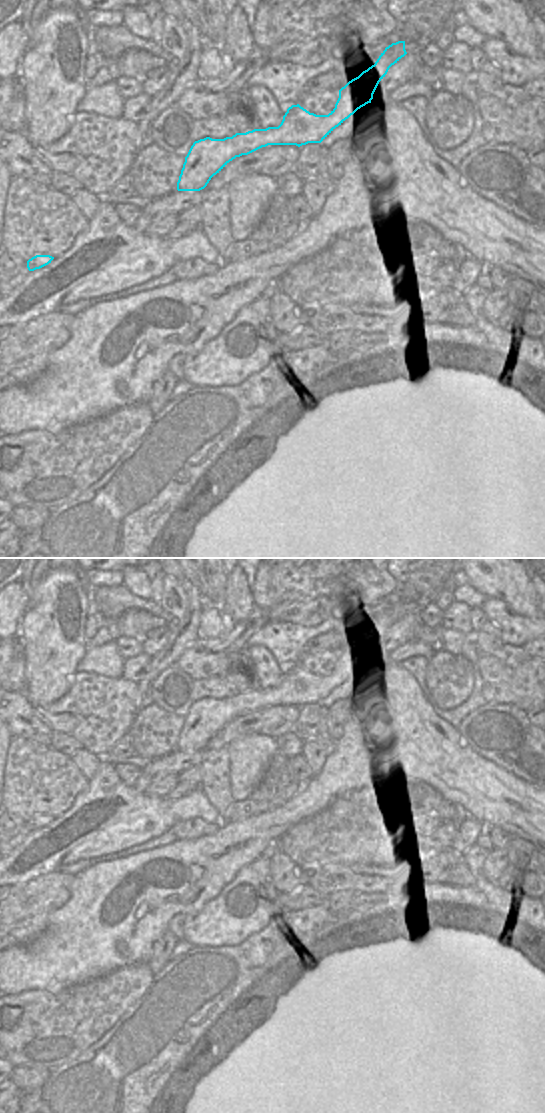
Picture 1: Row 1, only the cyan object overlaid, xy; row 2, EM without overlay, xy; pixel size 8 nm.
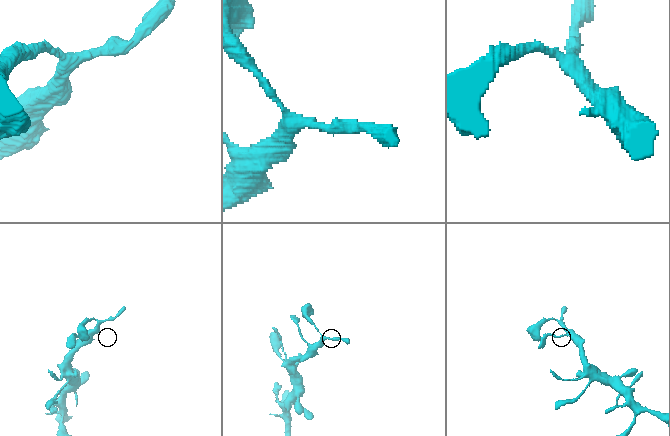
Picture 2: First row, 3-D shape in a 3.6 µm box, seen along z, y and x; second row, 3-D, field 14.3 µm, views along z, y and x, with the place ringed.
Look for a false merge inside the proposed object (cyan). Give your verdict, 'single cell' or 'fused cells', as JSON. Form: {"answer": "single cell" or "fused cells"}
{"answer": "single cell"}

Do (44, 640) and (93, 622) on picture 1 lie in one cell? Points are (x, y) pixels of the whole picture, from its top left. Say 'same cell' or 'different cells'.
different cells

